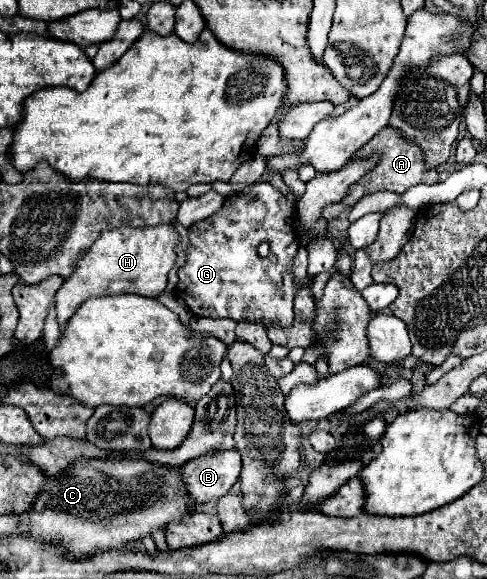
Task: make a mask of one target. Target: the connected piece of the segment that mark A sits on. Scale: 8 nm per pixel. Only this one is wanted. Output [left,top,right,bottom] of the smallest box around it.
[353,127,439,193]

